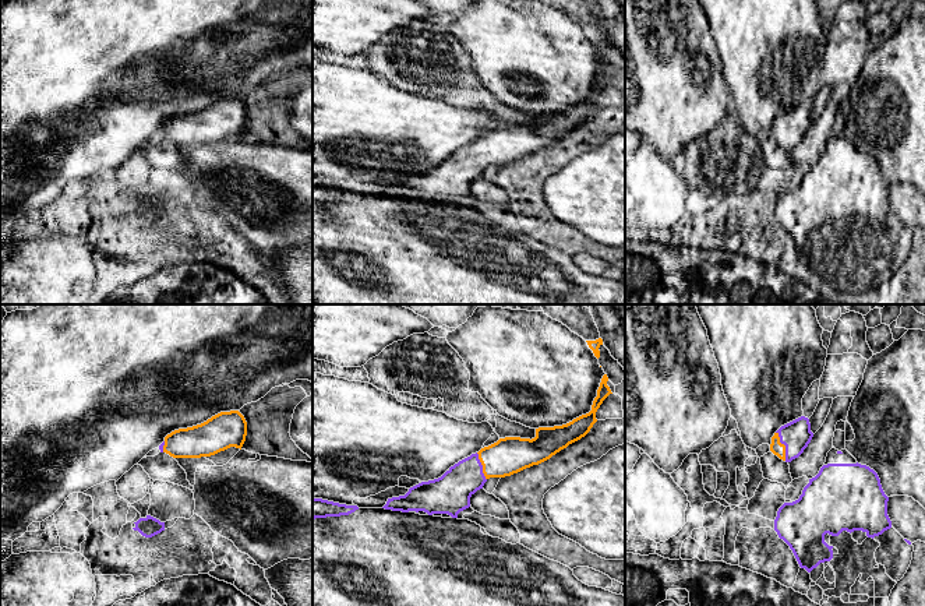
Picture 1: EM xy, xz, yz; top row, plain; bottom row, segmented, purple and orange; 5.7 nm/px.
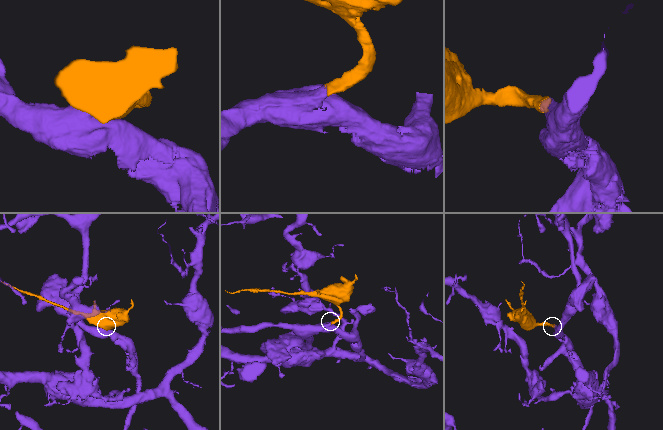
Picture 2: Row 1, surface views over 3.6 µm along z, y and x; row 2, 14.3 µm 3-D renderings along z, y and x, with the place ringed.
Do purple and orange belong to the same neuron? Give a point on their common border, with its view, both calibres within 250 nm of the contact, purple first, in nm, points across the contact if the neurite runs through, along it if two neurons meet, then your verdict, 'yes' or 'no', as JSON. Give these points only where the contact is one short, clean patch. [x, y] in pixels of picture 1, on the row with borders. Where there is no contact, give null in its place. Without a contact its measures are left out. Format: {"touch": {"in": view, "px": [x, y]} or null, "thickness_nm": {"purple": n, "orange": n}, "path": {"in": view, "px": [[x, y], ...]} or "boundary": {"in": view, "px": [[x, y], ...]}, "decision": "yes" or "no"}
{"touch": {"in": "yz", "px": [784, 444]}, "thickness_nm": {"purple": 170, "orange": 80}, "path": {"in": "yz", "px": [[795, 436], [784, 444], [776, 447]]}, "decision": "yes"}

